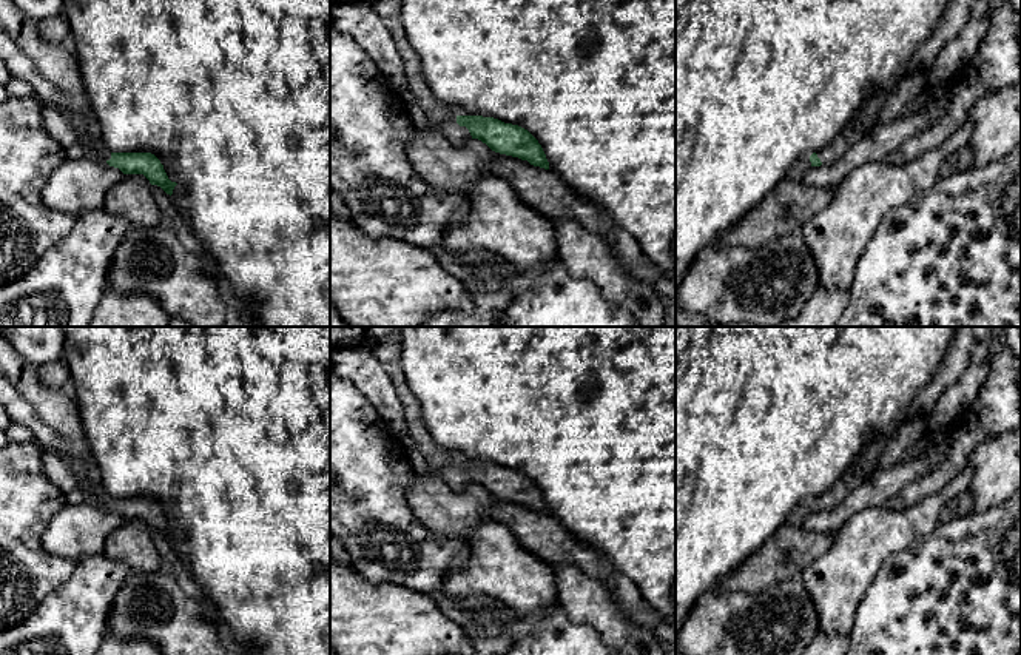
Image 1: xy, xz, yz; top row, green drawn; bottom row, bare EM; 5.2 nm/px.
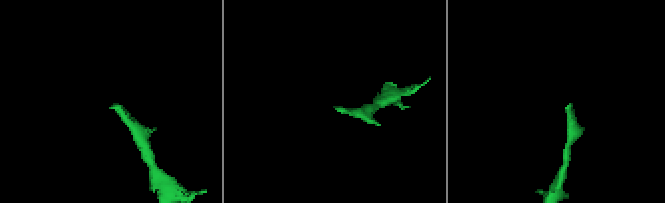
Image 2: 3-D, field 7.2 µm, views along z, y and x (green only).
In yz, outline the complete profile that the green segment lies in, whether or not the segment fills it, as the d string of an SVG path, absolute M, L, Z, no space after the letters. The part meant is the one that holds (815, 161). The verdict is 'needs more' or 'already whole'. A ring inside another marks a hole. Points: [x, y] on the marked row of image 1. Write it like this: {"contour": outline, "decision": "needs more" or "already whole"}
{"contour": "M879 89L874 91L848 125L830 143L810 156L811 166L836 162L851 145L859 142L874 126L879 111L885 103L885 96Z", "decision": "needs more"}

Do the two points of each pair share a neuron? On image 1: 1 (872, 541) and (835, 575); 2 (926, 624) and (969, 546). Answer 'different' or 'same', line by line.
1: same
2: same

